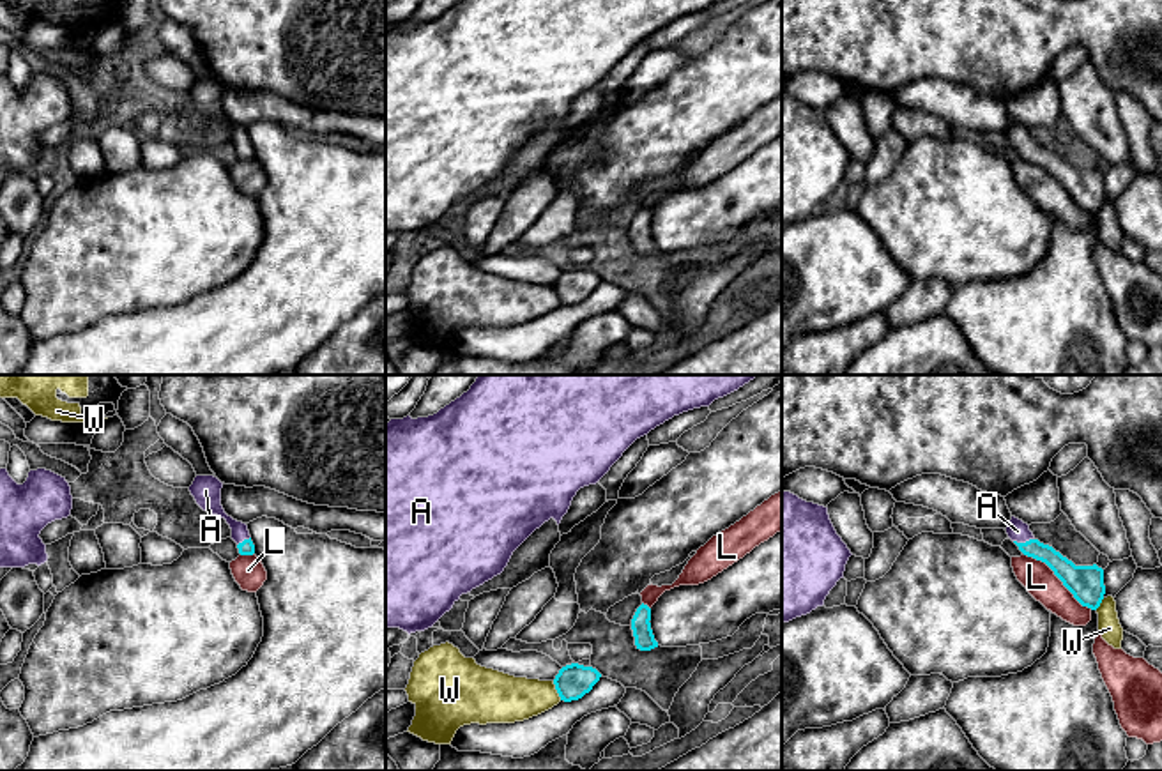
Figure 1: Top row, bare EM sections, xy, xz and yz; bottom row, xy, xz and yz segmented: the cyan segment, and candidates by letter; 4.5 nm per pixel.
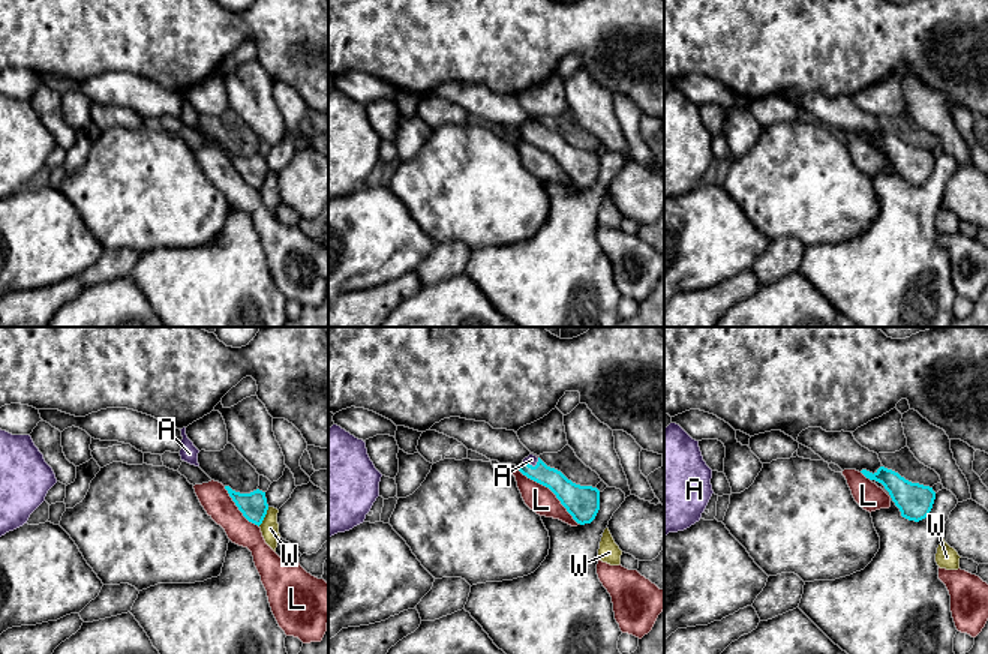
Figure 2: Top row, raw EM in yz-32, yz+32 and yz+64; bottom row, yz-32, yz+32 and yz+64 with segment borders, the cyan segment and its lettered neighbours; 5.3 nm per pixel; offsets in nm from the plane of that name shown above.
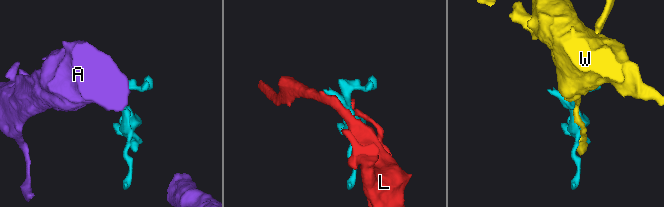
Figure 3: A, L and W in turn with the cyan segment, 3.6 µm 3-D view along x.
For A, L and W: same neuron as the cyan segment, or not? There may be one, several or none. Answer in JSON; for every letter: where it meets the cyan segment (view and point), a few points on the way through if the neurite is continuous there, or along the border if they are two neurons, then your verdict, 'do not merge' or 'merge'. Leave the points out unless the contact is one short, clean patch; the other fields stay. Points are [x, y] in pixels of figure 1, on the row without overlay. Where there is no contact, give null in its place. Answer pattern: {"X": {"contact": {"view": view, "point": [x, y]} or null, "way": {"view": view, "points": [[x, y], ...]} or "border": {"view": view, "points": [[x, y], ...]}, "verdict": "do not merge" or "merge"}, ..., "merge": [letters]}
{"A": {"contact": {"view": "yz", "point": [1023, 147]}, "way": {"view": "yz", "points": [[1067, 175], [1047, 158], [1023, 147], [1017, 135]]}, "verdict": "merge"}, "L": {"contact": {"view": "yz", "point": [1058, 181]}, "verdict": "do not merge"}, "W": {"contact": {"view": "xz", "point": [556, 292]}, "verdict": "do not merge"}, "merge": ["A"]}

